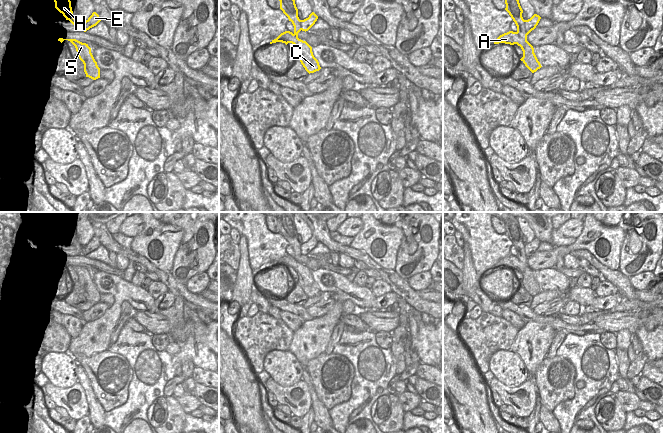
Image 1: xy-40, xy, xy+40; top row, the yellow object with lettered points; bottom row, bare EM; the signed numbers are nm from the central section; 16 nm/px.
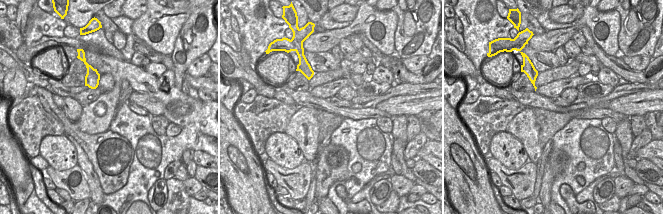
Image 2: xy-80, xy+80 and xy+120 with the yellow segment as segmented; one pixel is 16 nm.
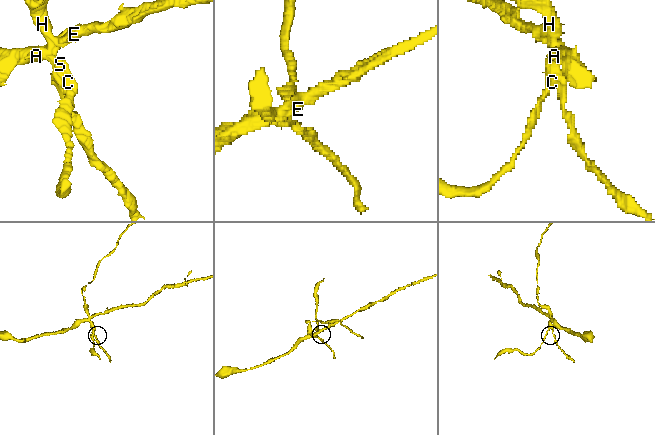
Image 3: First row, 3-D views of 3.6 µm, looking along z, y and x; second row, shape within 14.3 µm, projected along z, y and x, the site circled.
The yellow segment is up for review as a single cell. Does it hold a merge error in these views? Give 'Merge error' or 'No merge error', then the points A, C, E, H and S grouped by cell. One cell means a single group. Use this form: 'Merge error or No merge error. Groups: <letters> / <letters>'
Merge error. Groups: A C E S / H.

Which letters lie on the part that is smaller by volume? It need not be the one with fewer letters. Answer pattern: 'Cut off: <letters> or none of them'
Cut off: H.

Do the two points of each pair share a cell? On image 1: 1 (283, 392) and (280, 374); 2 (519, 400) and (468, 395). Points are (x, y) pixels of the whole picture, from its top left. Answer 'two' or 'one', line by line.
1: two
2: two

